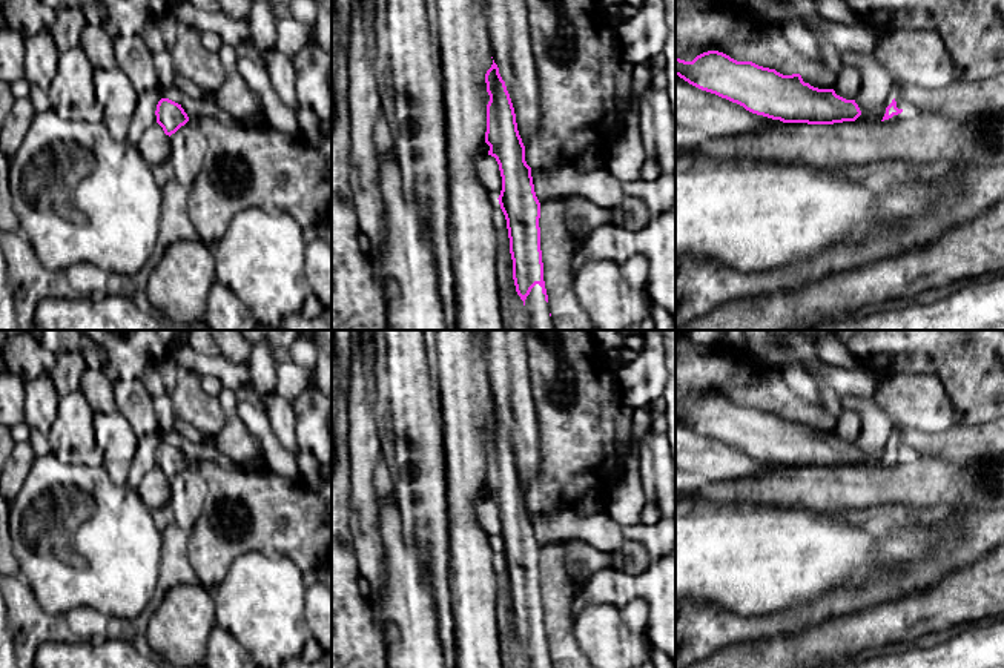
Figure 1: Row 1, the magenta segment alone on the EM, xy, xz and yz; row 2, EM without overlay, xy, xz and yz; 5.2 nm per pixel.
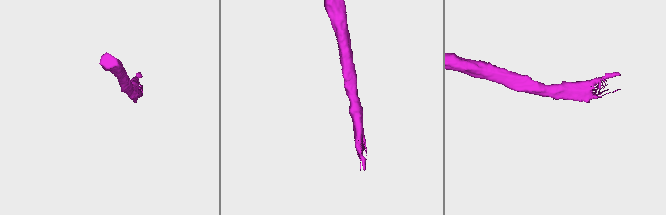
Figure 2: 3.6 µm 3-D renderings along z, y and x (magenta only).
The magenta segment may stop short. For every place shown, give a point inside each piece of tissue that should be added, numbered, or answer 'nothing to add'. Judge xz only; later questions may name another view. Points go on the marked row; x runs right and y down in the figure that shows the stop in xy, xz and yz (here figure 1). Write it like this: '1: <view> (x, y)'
1: xz (538, 317)

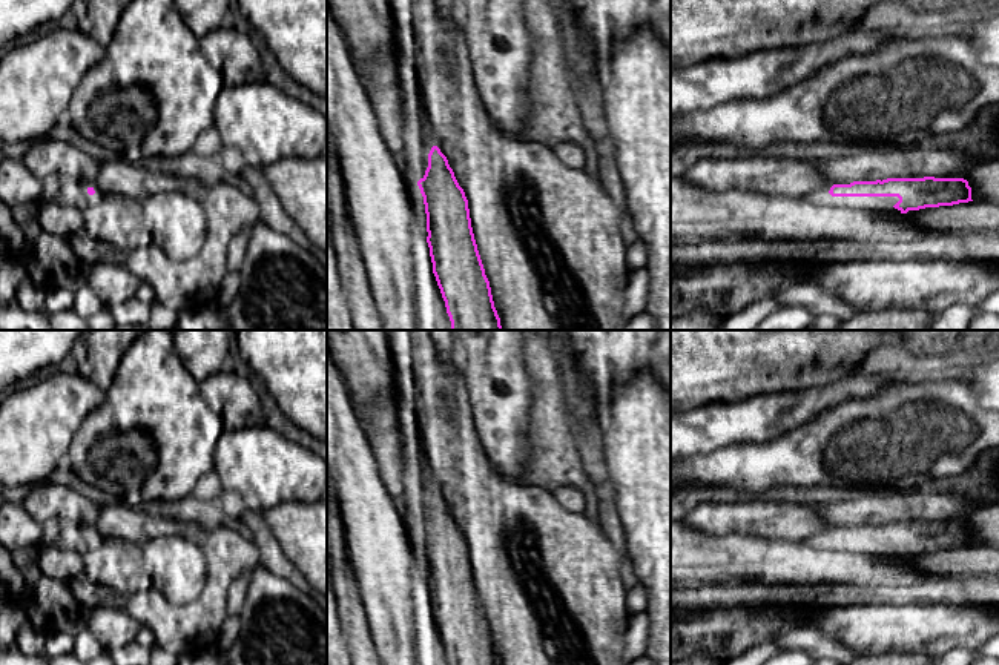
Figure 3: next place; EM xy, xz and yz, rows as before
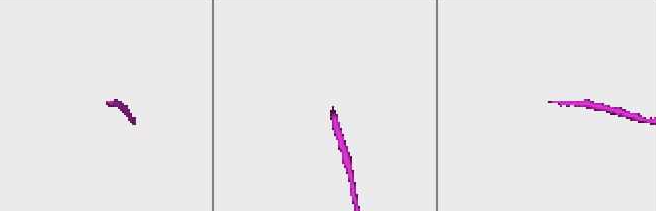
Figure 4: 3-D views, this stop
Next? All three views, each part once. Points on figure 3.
1: yz (820, 195)

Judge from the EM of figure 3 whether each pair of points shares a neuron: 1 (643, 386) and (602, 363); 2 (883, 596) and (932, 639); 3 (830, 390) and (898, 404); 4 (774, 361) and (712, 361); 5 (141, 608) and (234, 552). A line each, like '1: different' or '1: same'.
1: different
2: different
3: different
4: same
5: same

